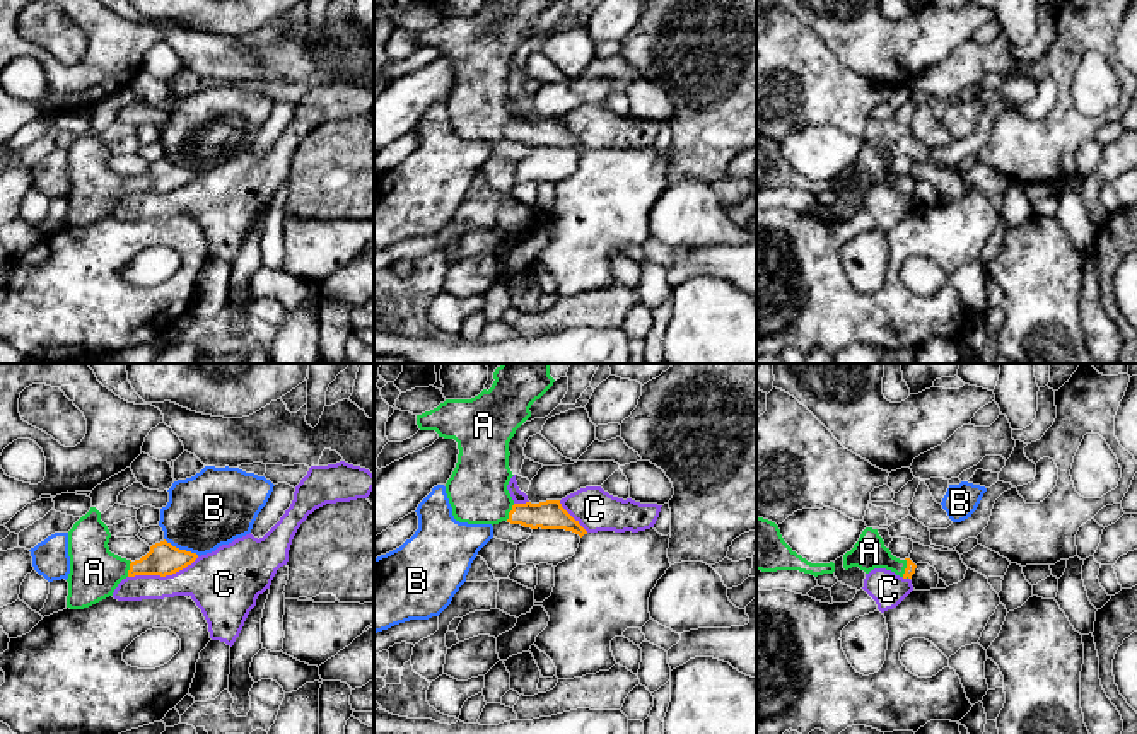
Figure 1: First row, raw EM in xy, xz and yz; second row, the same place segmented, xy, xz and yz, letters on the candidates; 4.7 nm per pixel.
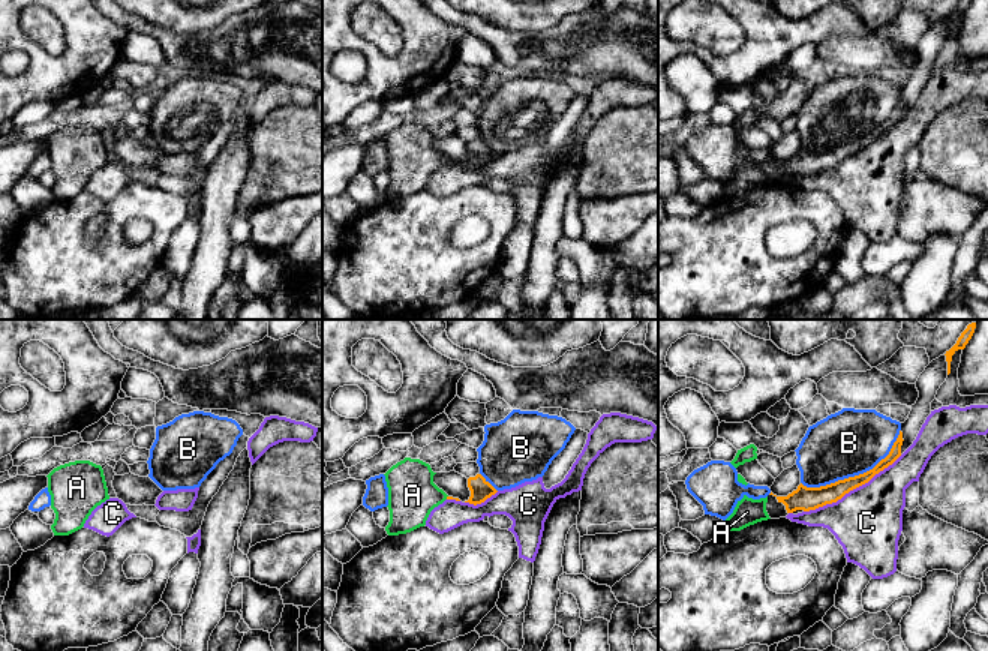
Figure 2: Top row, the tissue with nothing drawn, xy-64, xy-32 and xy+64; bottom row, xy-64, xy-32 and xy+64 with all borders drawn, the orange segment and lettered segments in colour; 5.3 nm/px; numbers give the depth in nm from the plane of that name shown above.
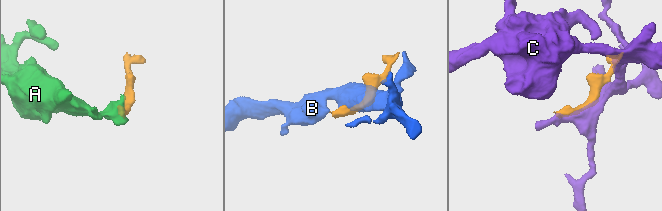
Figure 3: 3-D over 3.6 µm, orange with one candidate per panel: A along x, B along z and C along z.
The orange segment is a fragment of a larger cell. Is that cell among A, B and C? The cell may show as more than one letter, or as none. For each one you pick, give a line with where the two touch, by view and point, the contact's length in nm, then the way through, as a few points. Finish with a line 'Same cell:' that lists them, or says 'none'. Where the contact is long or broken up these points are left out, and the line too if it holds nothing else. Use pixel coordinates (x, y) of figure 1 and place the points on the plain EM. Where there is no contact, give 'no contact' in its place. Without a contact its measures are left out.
A: contact yz (905, 188); length 100 nm; way yz (910, 185), (905, 188), (869, 169)
Same cell: A

